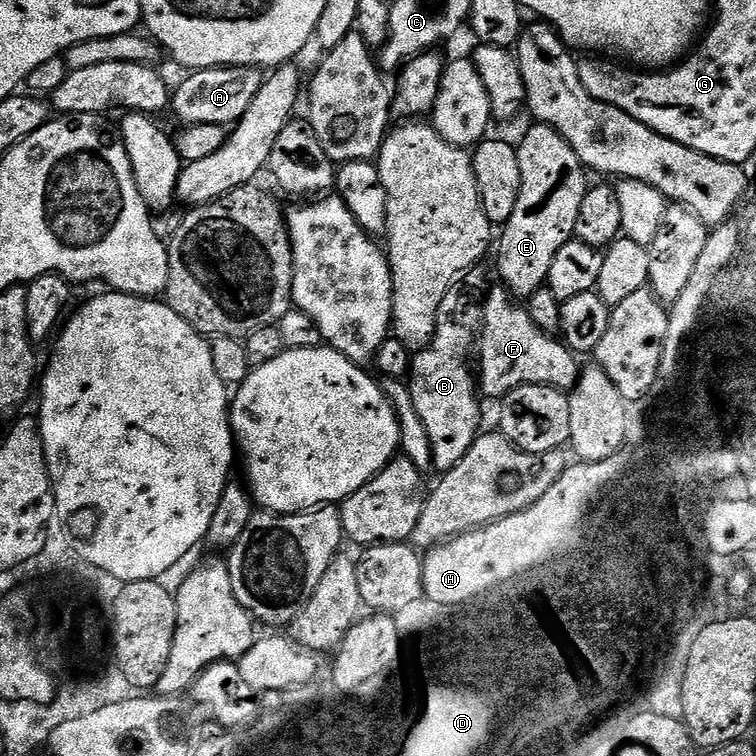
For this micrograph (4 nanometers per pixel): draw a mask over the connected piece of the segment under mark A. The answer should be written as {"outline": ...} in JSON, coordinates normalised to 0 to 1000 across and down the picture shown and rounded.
{"outline":[[[261,90],[250,94],[238,112],[231,112],[225,127],[225,143],[239,159],[239,165],[257,169],[272,167],[311,165],[331,146],[341,119],[352,104],[343,90]]]}

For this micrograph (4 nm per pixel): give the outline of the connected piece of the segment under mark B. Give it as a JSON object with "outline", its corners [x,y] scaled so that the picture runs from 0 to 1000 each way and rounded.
{"outline":[[[595,384],[590,394],[585,394],[571,455],[549,467],[542,488],[548,540],[571,585],[571,612],[578,620],[582,618],[582,622],[601,618],[638,571],[632,503],[627,496],[626,483],[624,487],[619,483],[619,475],[623,471],[626,475],[627,471],[627,456],[631,454],[636,429],[636,403],[618,402],[608,397],[603,384]]]}

